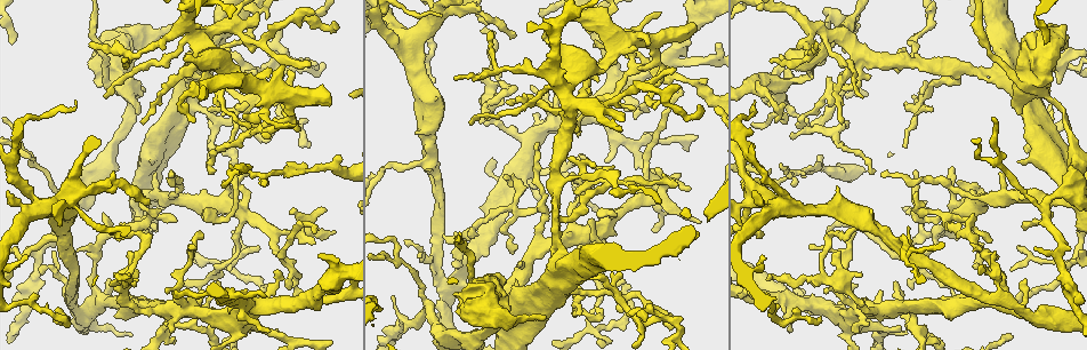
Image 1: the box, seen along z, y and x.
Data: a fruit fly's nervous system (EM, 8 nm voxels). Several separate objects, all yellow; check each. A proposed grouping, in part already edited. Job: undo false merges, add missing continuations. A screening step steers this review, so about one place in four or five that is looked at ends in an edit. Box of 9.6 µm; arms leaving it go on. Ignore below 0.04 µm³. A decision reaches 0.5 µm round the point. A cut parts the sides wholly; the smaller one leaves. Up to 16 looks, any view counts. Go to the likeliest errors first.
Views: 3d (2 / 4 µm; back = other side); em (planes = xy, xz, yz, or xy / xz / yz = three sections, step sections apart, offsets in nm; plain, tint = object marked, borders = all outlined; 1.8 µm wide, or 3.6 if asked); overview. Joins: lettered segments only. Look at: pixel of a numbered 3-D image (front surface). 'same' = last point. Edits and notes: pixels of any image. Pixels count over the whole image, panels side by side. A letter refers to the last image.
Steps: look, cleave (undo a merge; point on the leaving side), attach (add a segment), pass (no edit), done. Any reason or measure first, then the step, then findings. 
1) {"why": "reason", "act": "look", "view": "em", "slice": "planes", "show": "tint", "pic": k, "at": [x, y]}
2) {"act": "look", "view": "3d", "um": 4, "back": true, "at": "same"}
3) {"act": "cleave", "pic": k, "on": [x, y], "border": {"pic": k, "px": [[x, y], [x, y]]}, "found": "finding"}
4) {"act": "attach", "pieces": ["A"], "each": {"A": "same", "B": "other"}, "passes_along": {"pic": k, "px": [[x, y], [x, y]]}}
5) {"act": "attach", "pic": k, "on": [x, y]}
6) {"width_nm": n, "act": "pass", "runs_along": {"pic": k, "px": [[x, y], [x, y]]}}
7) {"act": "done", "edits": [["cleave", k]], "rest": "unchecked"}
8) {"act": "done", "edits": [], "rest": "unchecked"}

{"why": "side arm on a straight run", "act": "look", "view": "em", "slice": "xy", "step": 4, "show": "tint", "pic": 1, "at": [433, 161]}

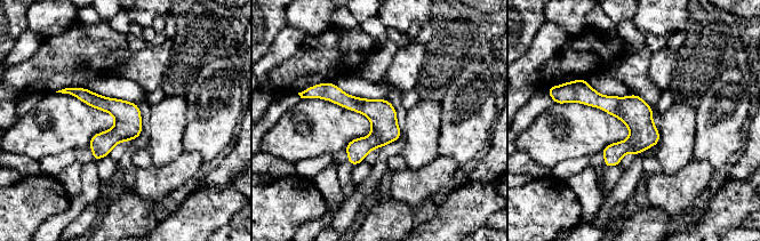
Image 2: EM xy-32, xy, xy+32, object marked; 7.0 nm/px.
{"act": "look", "view": "em", "slice": "xy", "step": 4, "show": "borders", "at": "same"}

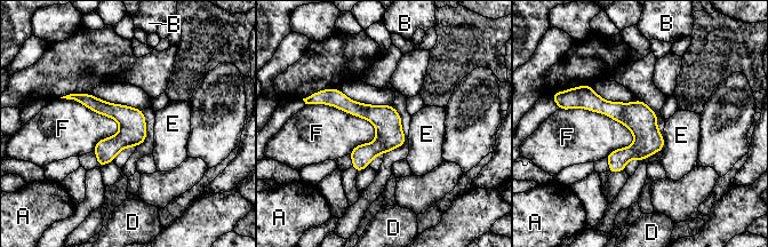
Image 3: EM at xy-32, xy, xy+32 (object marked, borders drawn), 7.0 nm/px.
{"act": "pass", "each": {"A": "other", "B": "other", "D": "other", "E": "other", "F": "other"}, "found": "one neuron here"}

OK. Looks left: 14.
{"why": "side arm on a straight run", "act": "look", "view": "3d", "um": 4, "pic": 1, "at": [310, 298]}

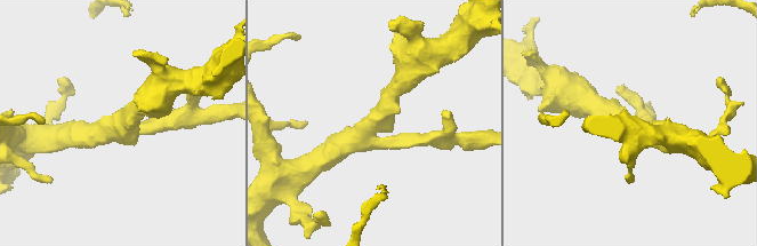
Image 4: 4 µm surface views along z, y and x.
{"arms": 3, "arm_widths_nm": [200, 300, 360], "act": "look", "view": "em", "slice": "xz", "step": 16, "show": "tint", "pic": 4, "at": [374, 123]}

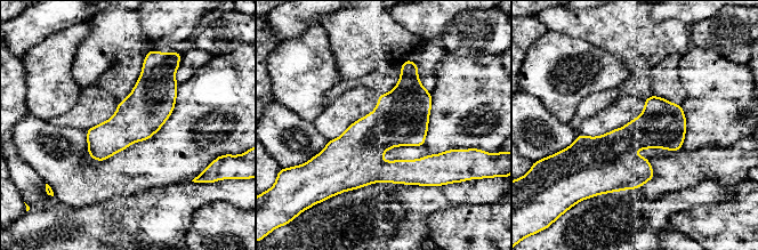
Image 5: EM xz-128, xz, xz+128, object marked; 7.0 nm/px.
{"act": "look", "view": "em", "slice": "planes", "show": "borders", "at": "same"}

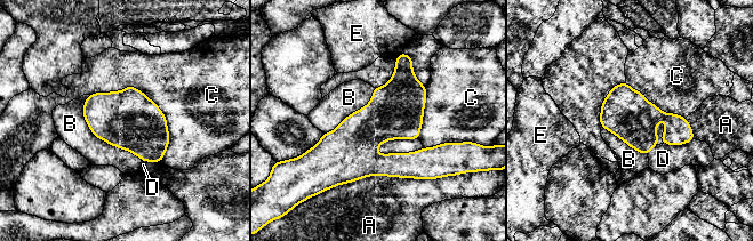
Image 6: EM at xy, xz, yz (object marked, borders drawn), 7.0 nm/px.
{"width_nm": 340, "act": "pass", "each": {"A": "other", "B": "other", "C": "other", "D": "other", "E": "other"}, "border": {"pic": 6, "px": [[88, 95], [89, 129], [143, 161]]}, "found": "continuous, no second neuron"}

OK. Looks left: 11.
{"why": "thin end", "act": "look", "view": "3d", "um": 4, "pic": 1, "at": [1016, 297]}

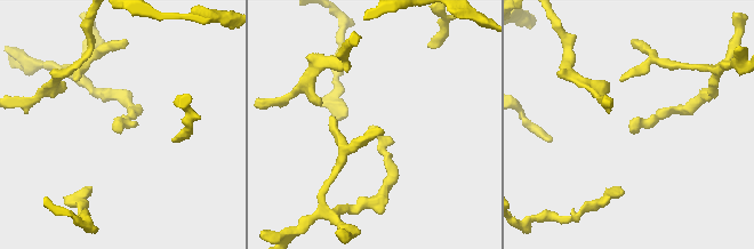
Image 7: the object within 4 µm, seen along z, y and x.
{"why": "now the EM", "act": "look", "view": "em", "slice": "yz", "step": 4, "show": "tint", "pic": 7, "at": [116, 124]}

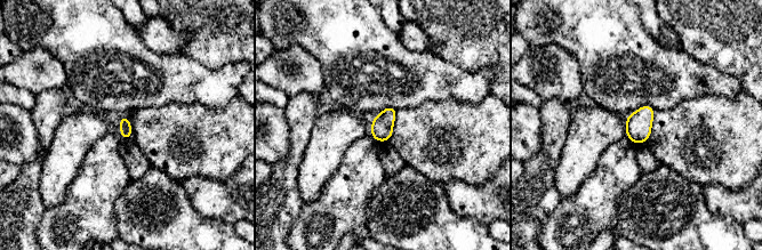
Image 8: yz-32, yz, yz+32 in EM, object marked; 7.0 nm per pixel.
{"why": "another direction", "act": "look", "view": "em", "slice": "planes", "show": "borders", "at": "same"}

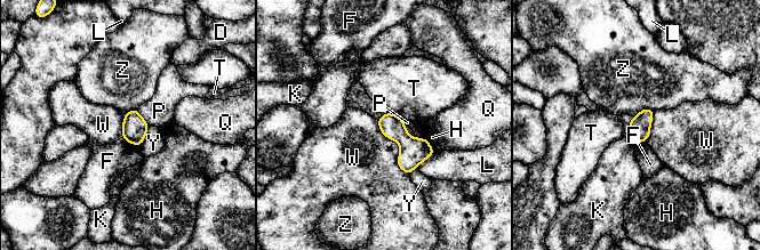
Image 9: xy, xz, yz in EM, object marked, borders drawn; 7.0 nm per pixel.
{"act": "pass", "each": {"D": "other", "F": "other", "H": "other", "K": "other", "L": "other", "P": "other", "Q": "other", "T": "other", "W": "other", "Y": "other", "Z": "other"}, "border": {"pic": 9, "px": [[376, 120], [408, 175]]}, "found": "no lettered segment goes on from it"}

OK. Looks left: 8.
{"why": "a fork", "act": "look", "view": "em", "um": 3.6, "slice": "xz", "step": 4, "show": "tint", "pic": 1, "at": [430, 307]}

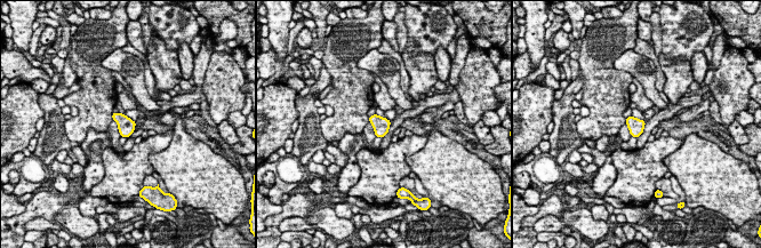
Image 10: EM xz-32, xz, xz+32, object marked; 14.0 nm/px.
{"why": "another direction", "act": "look", "view": "em", "um": 3.6, "slice": "planes", "show": "borders", "at": "same"}

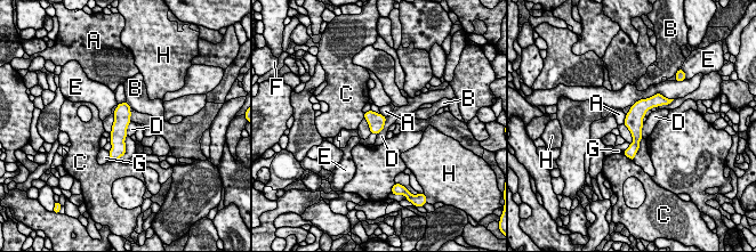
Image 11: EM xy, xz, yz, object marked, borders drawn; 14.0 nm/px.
{"width_nm": 220, "act": "pass", "each": {"A": "other", "B": "other", "C": "other", "D": "other", "E": "other", "F": "other", "G": "other", "H": "other"}, "runs_along": {"pic": 11, "px": [[656, 99], [636, 115], [630, 154]]}, "found": "all the same neuron"}

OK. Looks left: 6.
{"act": "look", "view": "3d", "um": 4, "pic": 1, "at": [116, 78]}

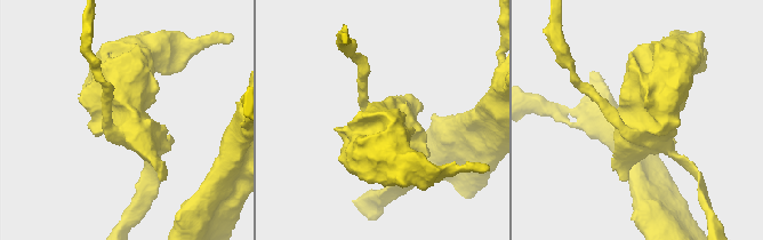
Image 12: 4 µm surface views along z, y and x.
{"act": "look", "view": "em", "um": 3.6, "slice": "xz", "step": 16, "show": "borders", "pic": 12, "at": [129, 116]}

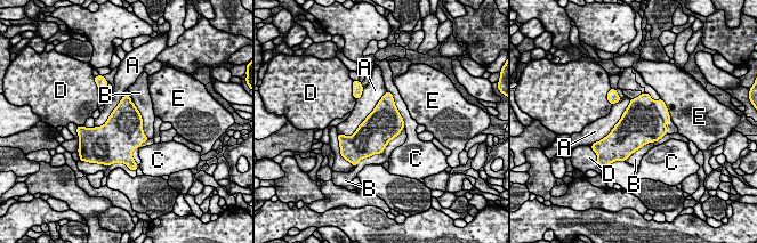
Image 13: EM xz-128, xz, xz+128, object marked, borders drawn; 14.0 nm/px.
{"width_nm": 500, "act": "cleave", "pic": 13, "on": [660, 105], "each": {"A": "other", "B": "other", "C": "other", "D": "other", "E": "other"}, "border": {"pic": 13, "px": [[652, 100], [665, 122]]}, "found": "two neurons meet here"}

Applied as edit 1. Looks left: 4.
{"why": "calibre changes", "act": "look", "view": "em", "slice": "yz", "step": 4, "show": "tint", "pic": 1, "at": [441, 11]}

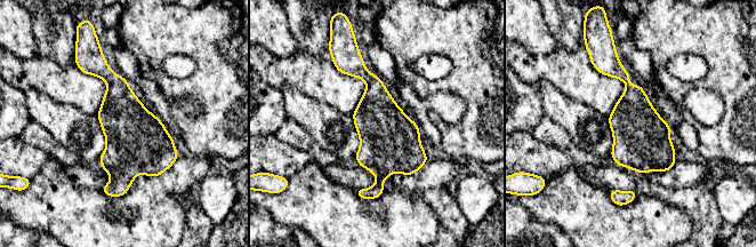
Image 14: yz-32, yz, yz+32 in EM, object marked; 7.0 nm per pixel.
{"why": "another direction", "act": "look", "view": "em", "slice": "planes", "show": "borders", "at": "same"}

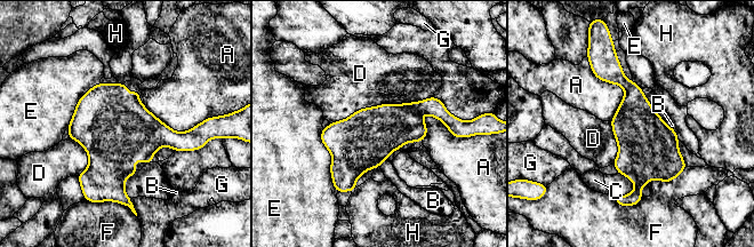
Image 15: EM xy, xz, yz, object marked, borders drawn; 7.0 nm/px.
{"width_nm": 400, "act": "pass", "each": {"A": "other", "B": "other", "C": "other", "D": "other", "E": "other", "F": "other", "G": "other", "H": "other"}, "border": {"pic": 15, "px": [[433, 96], [361, 108], [330, 124]]}, "found": "continuous, no second neuron"}

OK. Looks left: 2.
{"act": "done", "edits": [["cleave", 13]], "rest": "unchecked"}

